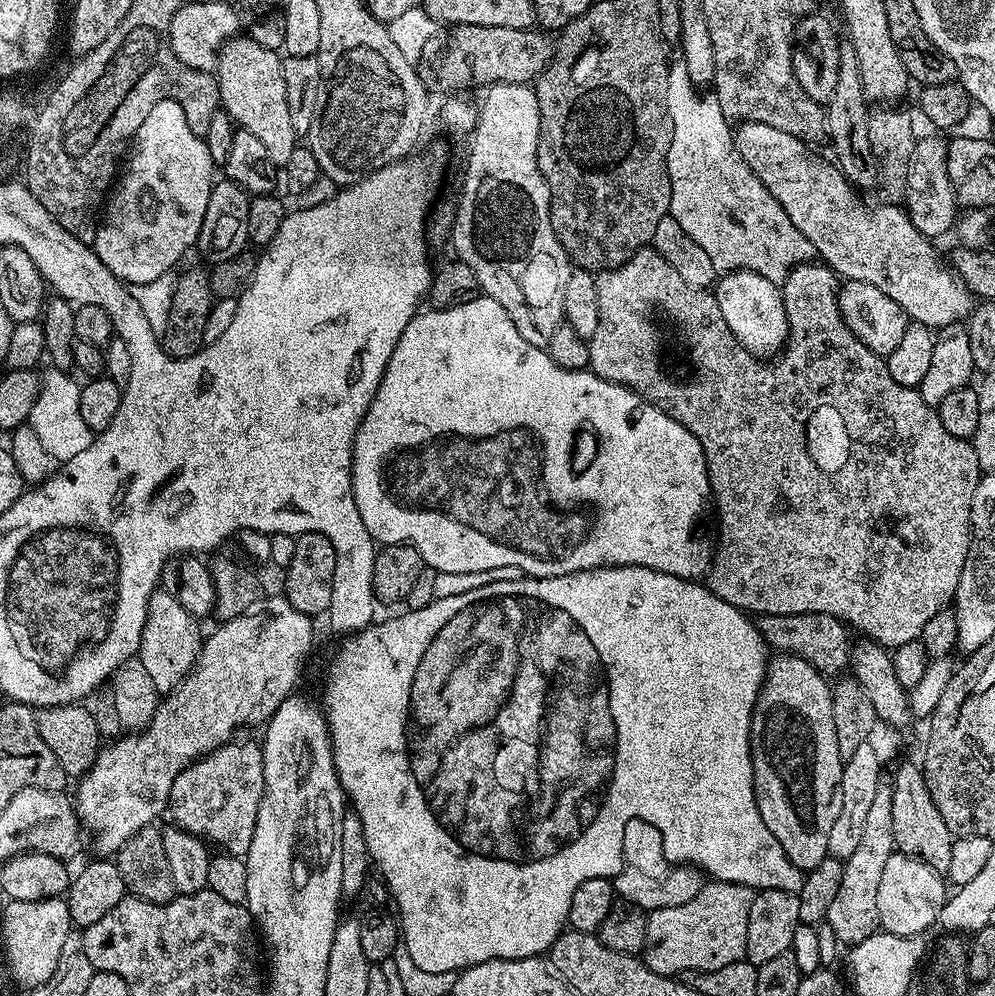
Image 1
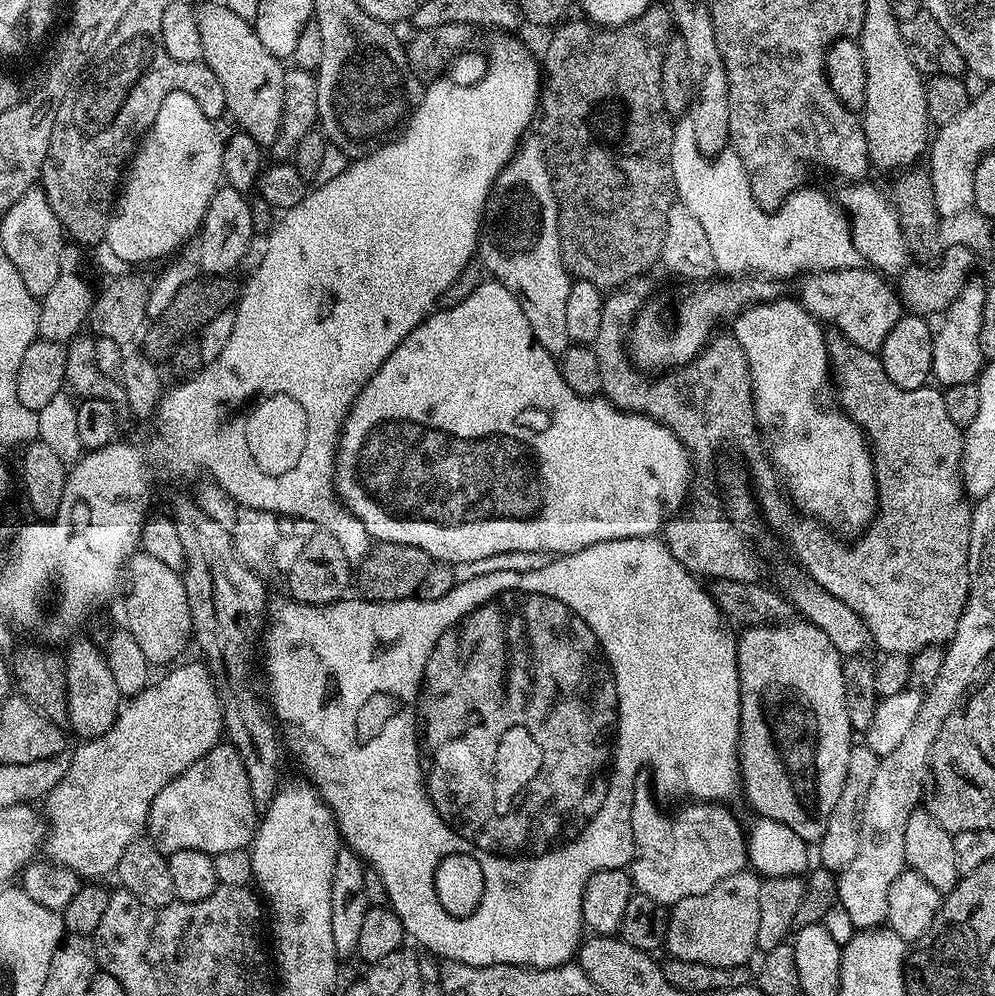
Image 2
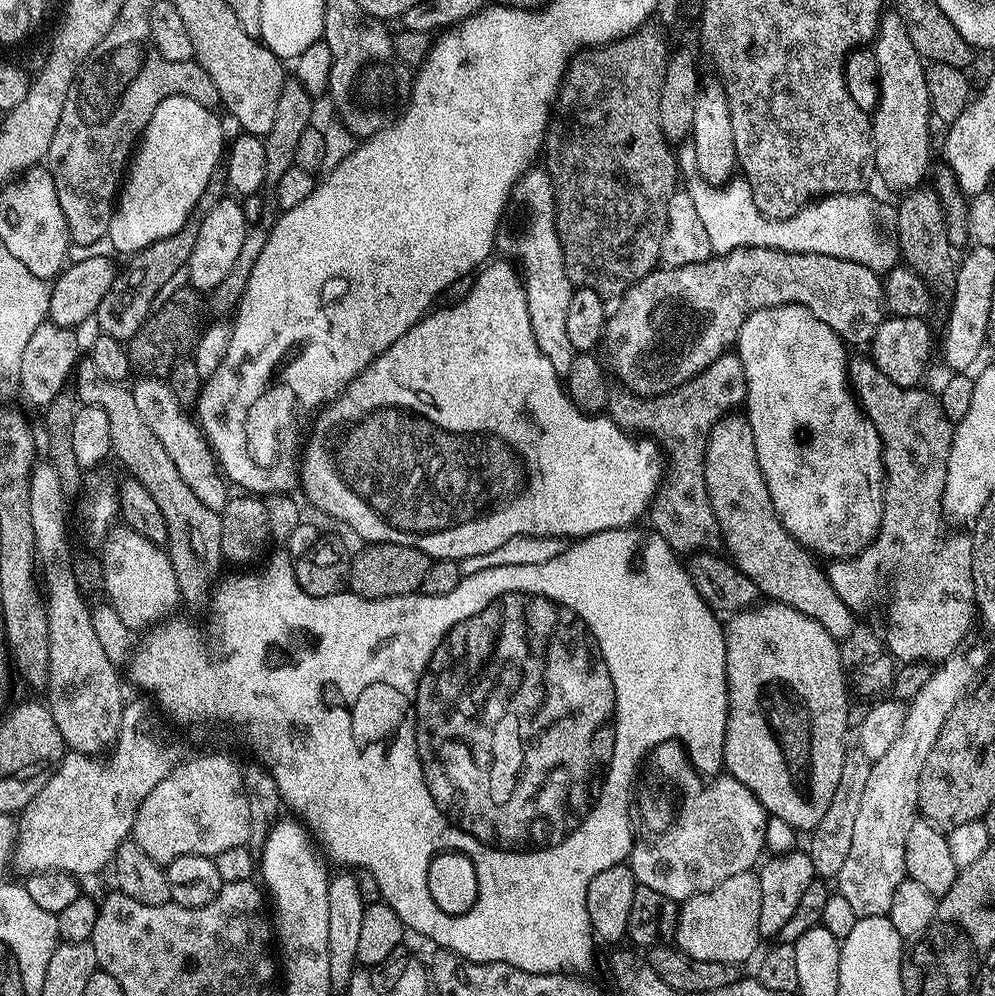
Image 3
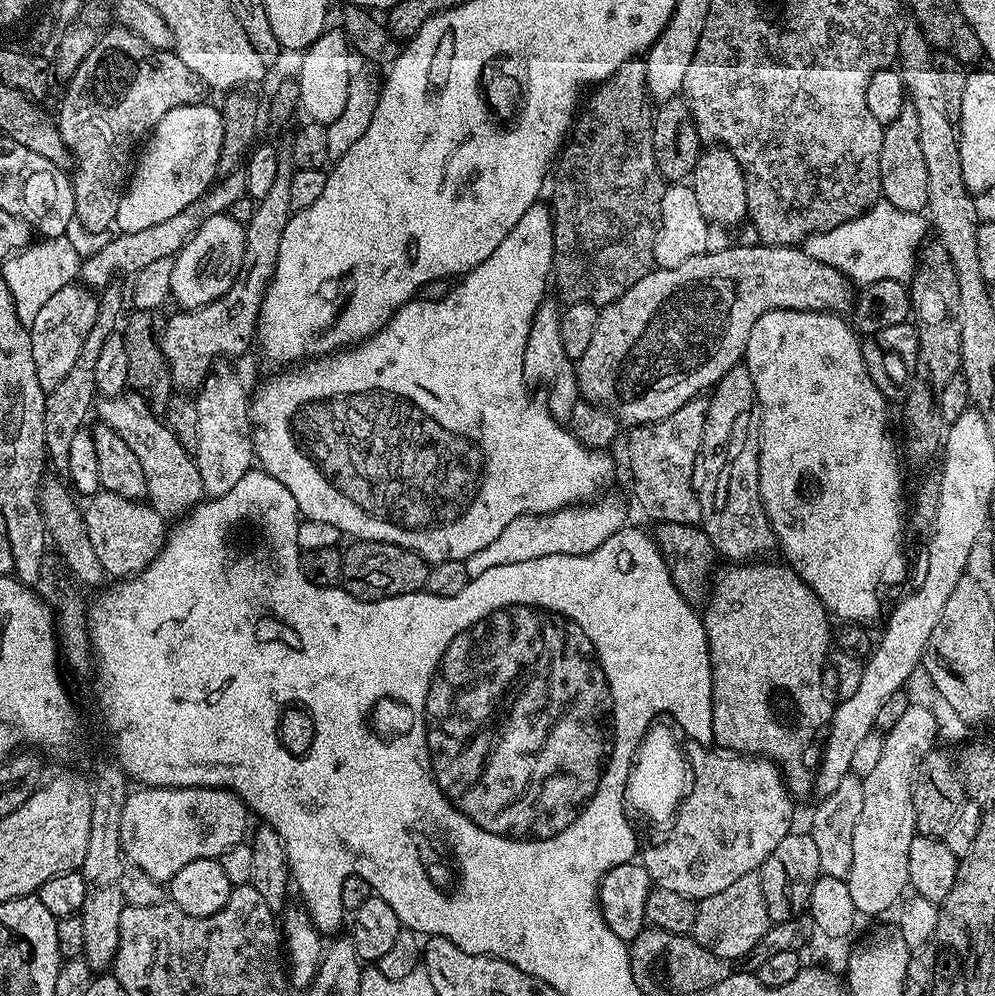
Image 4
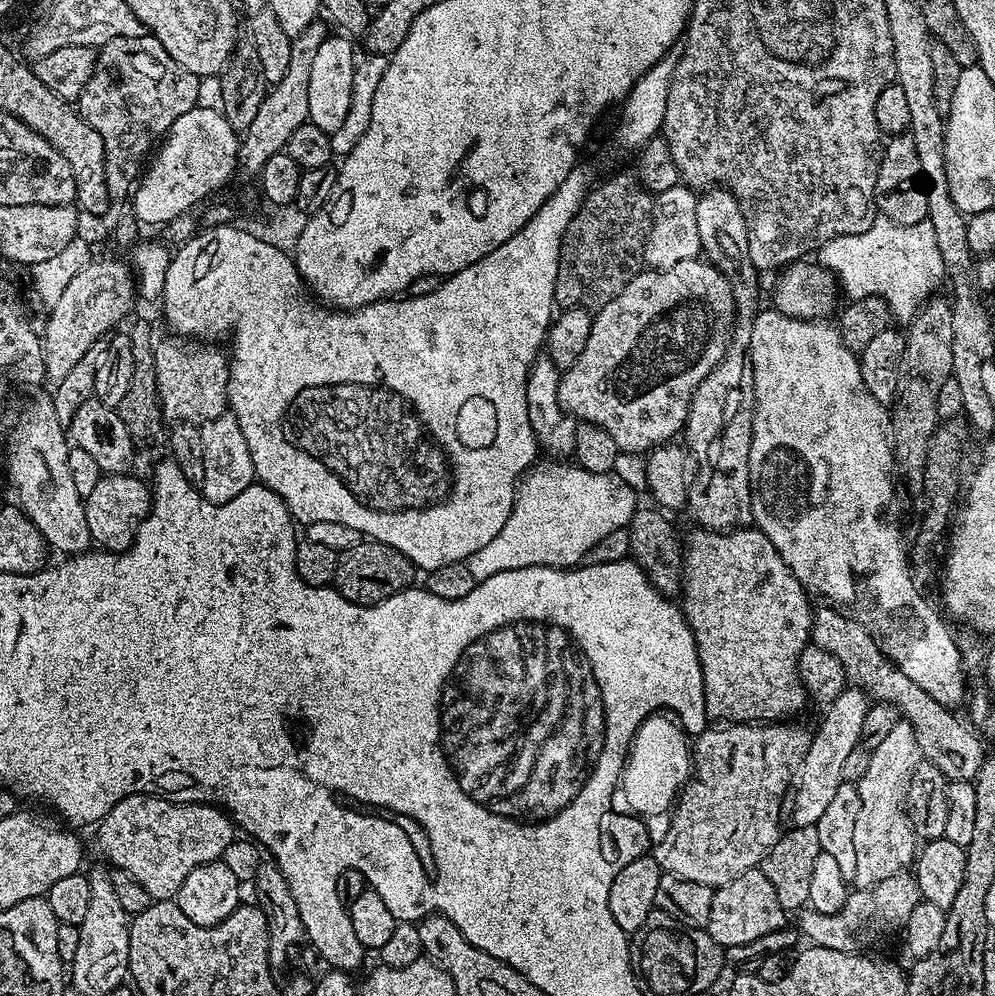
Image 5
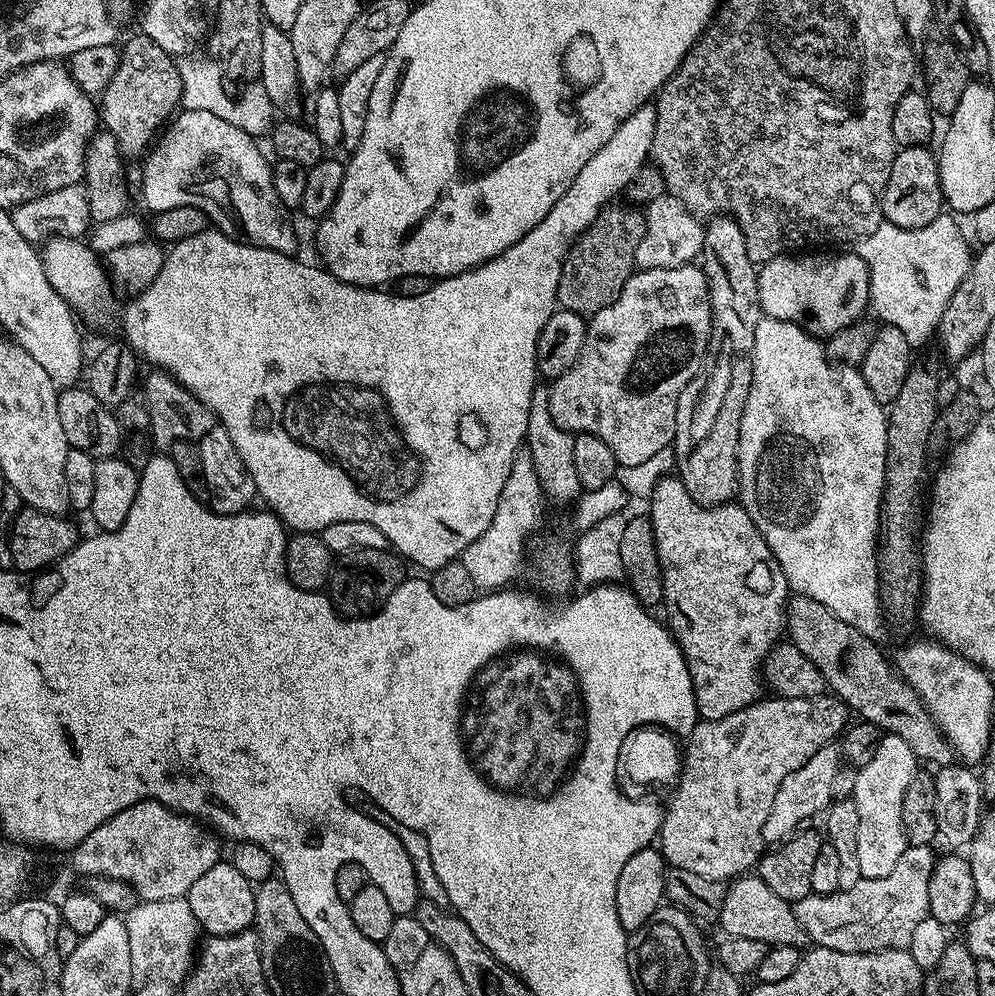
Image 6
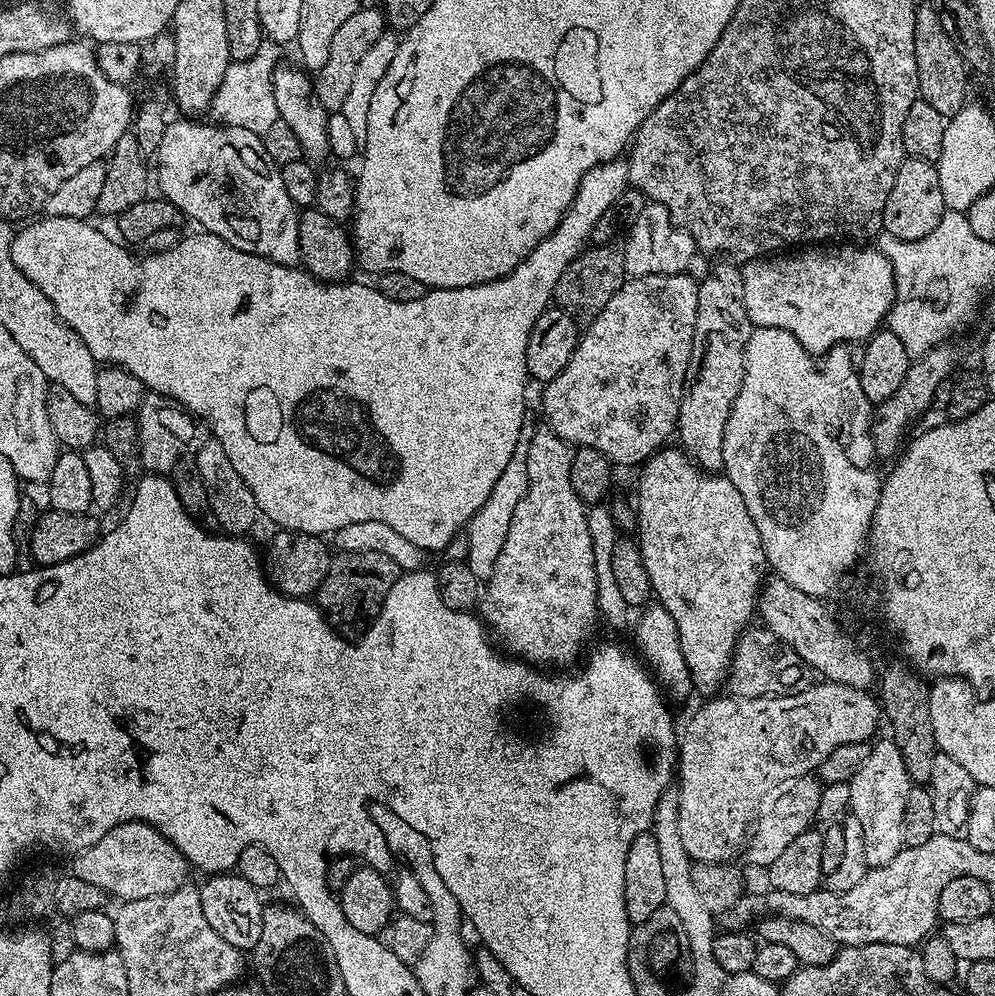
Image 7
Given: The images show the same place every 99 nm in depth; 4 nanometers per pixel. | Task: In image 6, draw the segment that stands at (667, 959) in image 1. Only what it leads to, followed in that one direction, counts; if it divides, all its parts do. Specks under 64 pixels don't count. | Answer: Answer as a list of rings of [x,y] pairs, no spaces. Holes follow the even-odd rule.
[[[758,874],[739,875],[727,885],[720,907],[719,924],[725,937],[754,938],[769,946],[781,944],[799,949],[809,943],[796,917],[795,907],[789,901],[778,898],[778,894],[774,894],[774,890],[770,890]]]

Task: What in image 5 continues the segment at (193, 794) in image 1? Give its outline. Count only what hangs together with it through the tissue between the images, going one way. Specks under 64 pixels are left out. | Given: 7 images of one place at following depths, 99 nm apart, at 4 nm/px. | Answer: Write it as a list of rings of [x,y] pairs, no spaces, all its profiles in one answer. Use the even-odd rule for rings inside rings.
[[[136,792],[133,796],[122,798],[122,802],[118,802],[118,806],[114,806],[114,810],[110,810],[110,814],[106,814],[100,821],[95,832],[96,844],[101,854],[109,860],[107,863],[112,868],[122,868],[129,872],[135,880],[142,882],[142,886],[146,886],[146,894],[157,901],[173,899],[192,870],[221,859],[226,846],[230,846],[234,838],[234,825],[231,816],[214,804],[176,804],[163,796]]]

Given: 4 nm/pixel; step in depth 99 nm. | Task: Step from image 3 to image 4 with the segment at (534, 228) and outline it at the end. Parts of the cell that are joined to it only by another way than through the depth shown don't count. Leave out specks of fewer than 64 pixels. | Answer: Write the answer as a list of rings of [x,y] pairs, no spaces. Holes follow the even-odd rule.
[[[545,302],[534,314],[532,325],[526,338],[524,351],[524,378],[529,382],[538,383],[544,387],[548,412],[555,420],[571,421],[572,411],[581,395],[580,383],[576,380],[576,365],[566,354],[562,346],[562,326],[560,325],[559,307],[555,308],[551,302]]]

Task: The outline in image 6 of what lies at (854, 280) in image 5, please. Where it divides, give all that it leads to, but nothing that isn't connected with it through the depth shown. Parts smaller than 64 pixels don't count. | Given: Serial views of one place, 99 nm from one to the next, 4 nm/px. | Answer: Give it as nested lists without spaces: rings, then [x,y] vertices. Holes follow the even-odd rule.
[[[941,214],[934,218],[934,222],[930,222],[930,226],[921,228],[899,228],[882,222],[874,234],[862,237],[854,248],[856,255],[863,258],[868,267],[868,303],[871,311],[876,311],[880,322],[902,330],[902,334],[906,334],[906,342],[913,346],[920,346],[928,339],[933,339],[942,318],[942,310],[946,310],[946,302],[950,302],[954,290],[958,290],[962,278],[966,278],[972,265],[974,252],[968,249],[969,237],[966,232],[964,237],[955,219],[955,215]]]

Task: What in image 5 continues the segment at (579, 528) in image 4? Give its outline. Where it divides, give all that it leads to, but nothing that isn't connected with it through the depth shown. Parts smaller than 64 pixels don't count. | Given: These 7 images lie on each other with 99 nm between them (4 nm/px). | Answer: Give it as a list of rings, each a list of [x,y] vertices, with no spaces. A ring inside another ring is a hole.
[[[537,462],[520,477],[516,485],[516,497],[510,510],[510,518],[506,518],[506,526],[498,530],[498,535],[491,542],[486,542],[482,550],[474,550],[467,558],[470,574],[476,581],[494,578],[494,574],[502,574],[506,570],[522,570],[530,566],[543,568],[575,568],[585,559],[584,555],[595,544],[603,542],[607,536],[615,532],[623,533],[635,514],[638,501],[636,492],[615,471],[603,472],[593,477],[592,473],[579,466],[559,468],[559,463]]]

